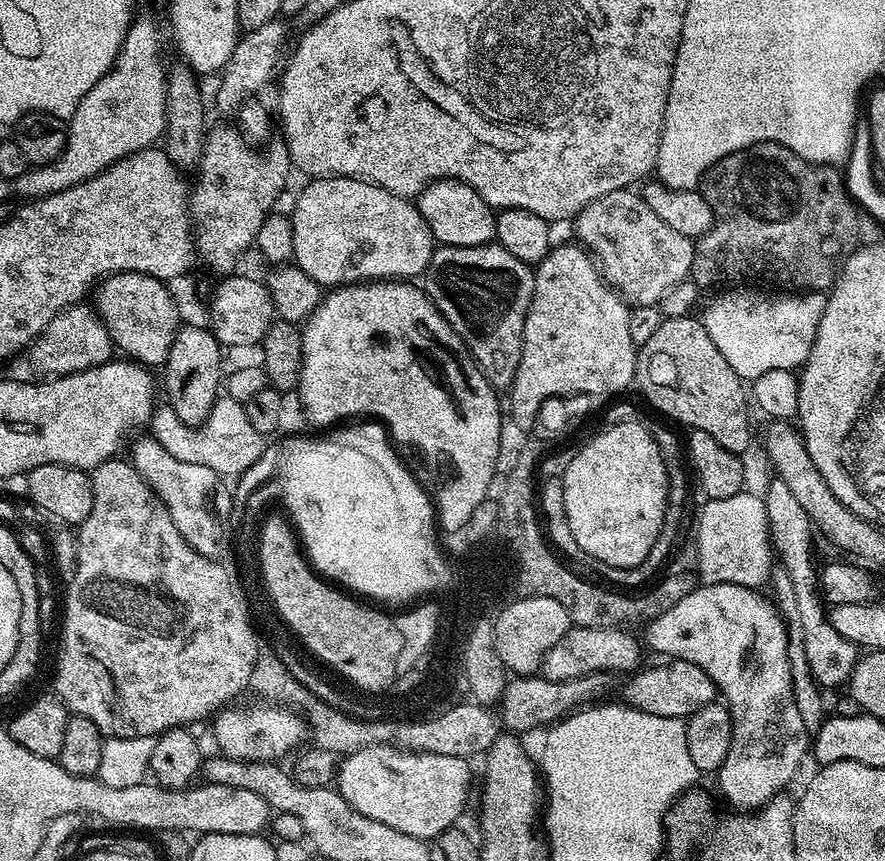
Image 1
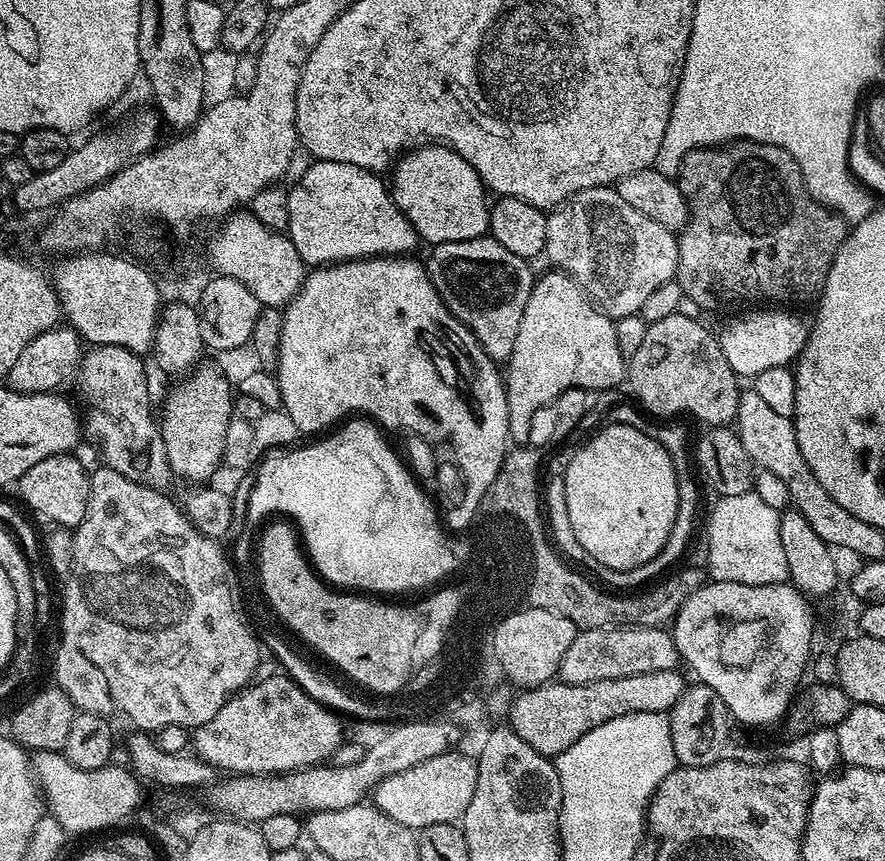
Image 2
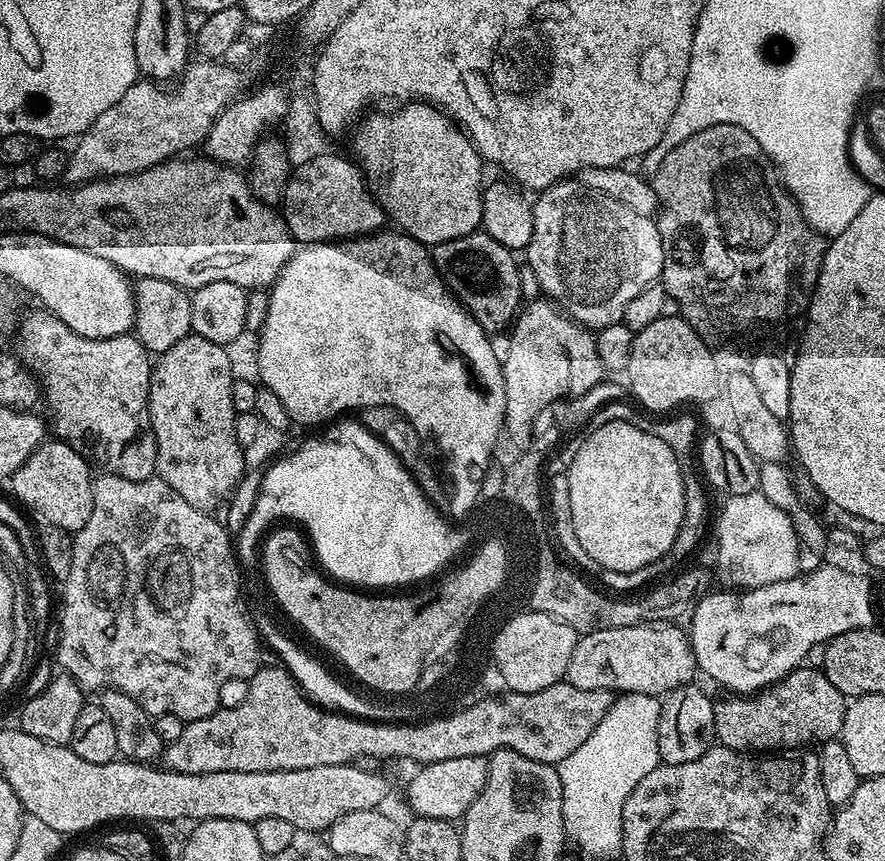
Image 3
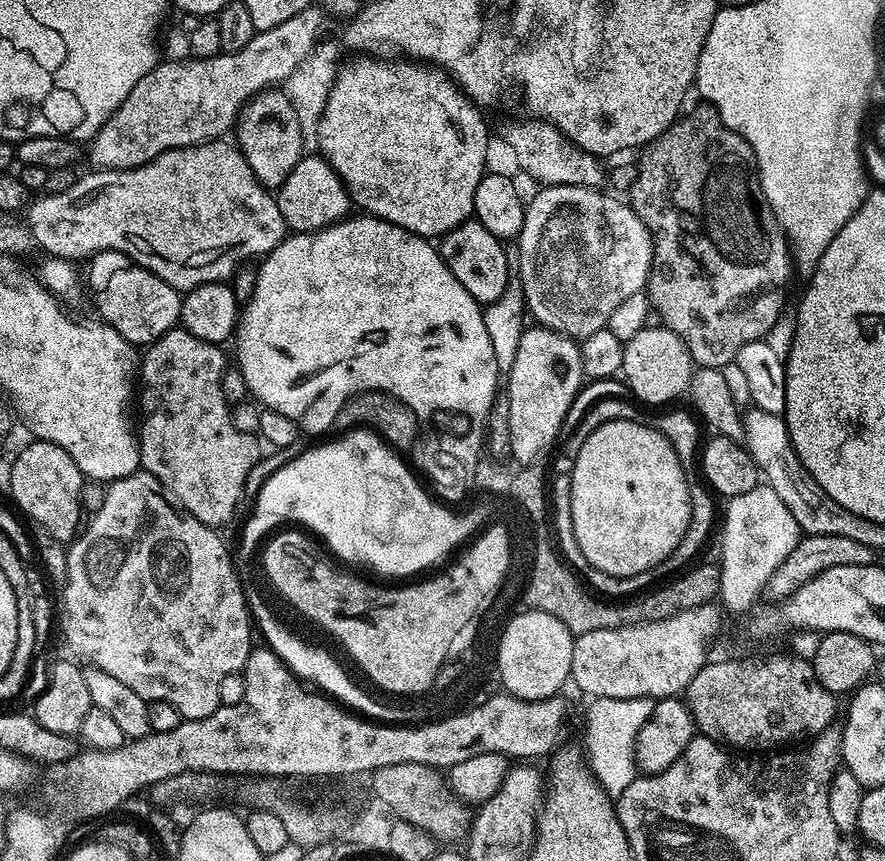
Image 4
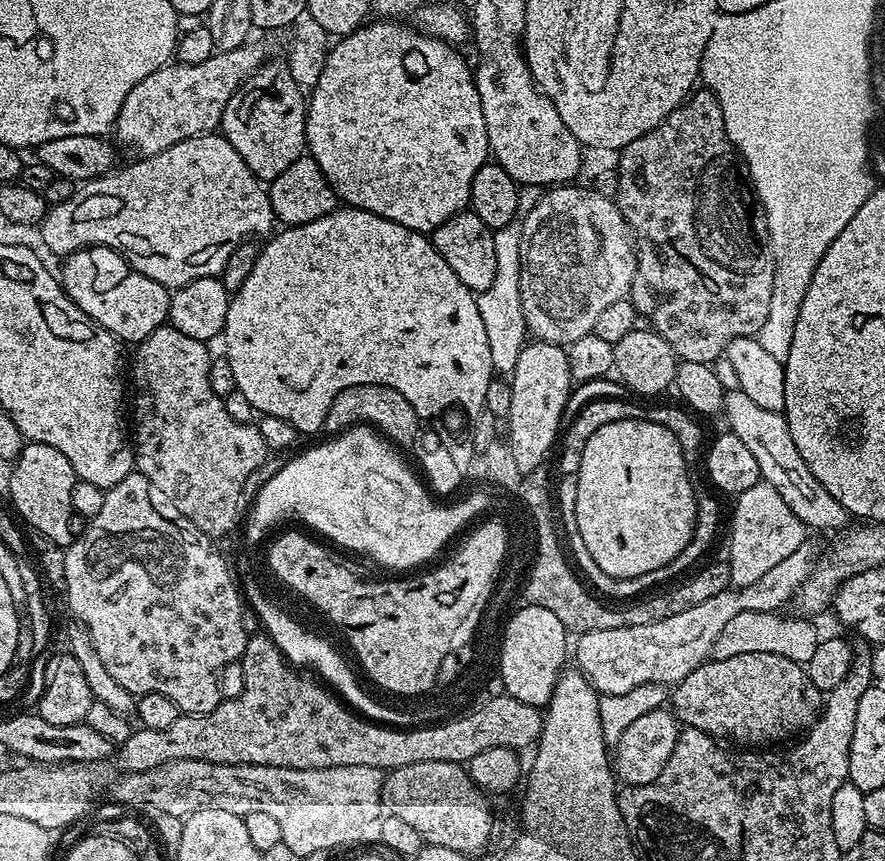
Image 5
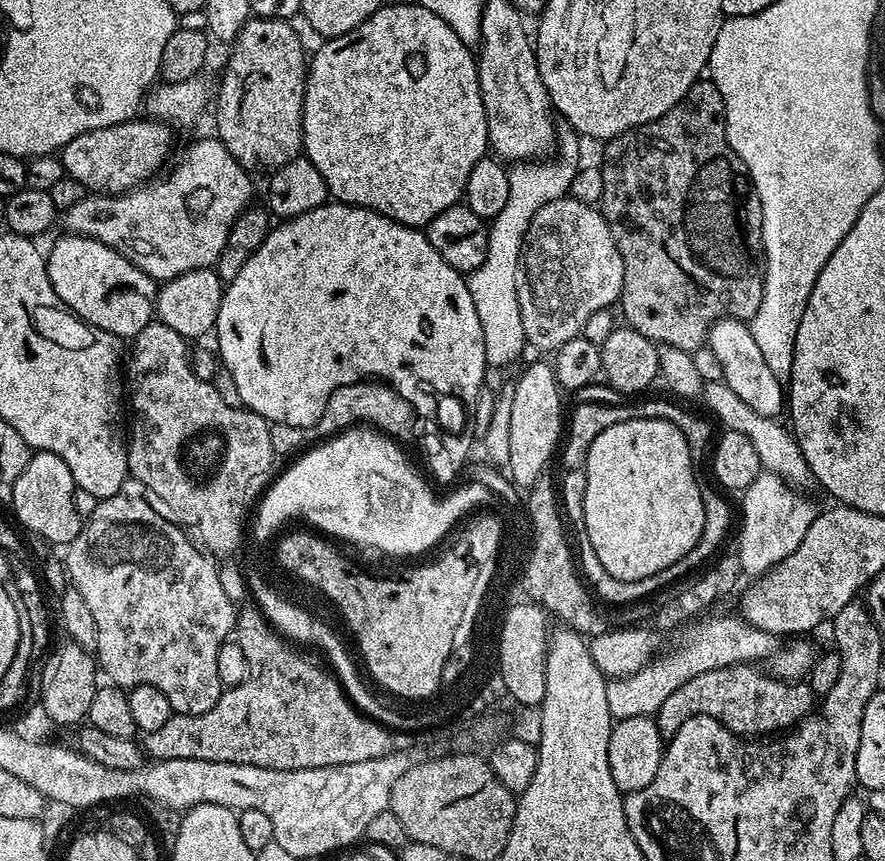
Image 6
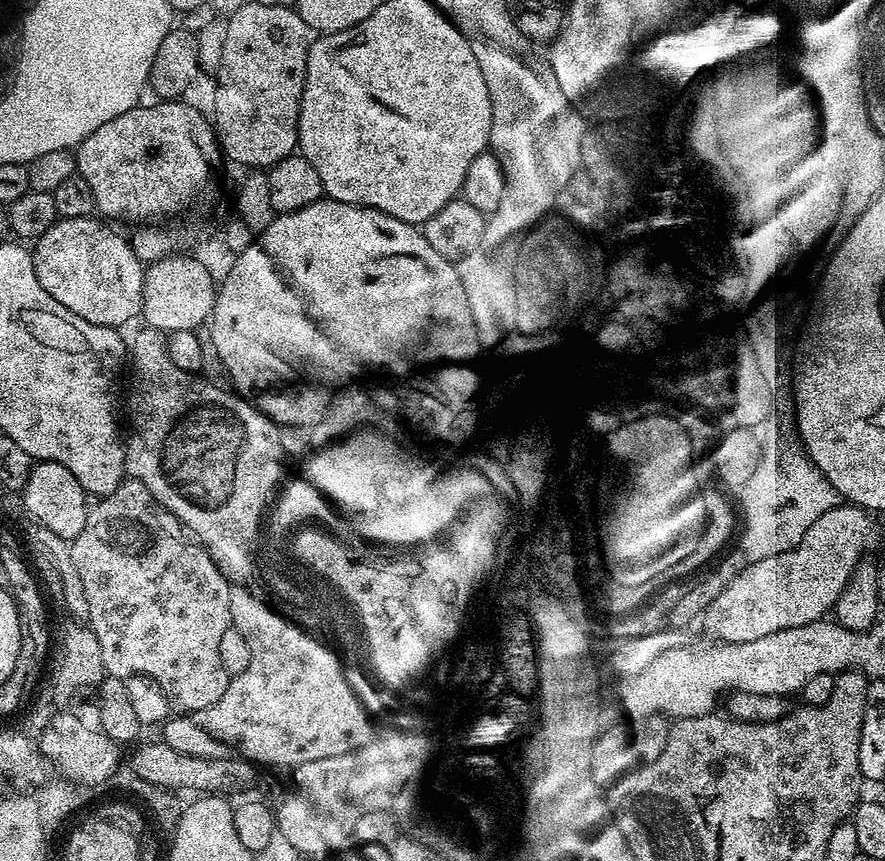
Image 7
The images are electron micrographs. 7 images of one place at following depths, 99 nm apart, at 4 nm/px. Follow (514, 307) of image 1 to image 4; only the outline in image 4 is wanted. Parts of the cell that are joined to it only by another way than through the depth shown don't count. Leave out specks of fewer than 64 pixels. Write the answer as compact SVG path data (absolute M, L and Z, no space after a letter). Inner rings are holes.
M470 219L466 223L458 225L450 230L439 241L440 256L450 266L450 274L466 286L466 290L481 306L495 303L502 298L508 286L510 273L508 273L508 252L505 245L486 226L482 226L477 220Z

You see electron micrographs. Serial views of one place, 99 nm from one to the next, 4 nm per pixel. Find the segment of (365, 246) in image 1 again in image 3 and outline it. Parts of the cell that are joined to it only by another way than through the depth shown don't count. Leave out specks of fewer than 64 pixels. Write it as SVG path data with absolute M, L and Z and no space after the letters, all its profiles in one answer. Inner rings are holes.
M328 150L323 156L297 167L288 180L282 215L284 225L297 245L343 242L349 238L370 236L385 227L382 206L373 198L359 164L347 155L335 156L332 152Z

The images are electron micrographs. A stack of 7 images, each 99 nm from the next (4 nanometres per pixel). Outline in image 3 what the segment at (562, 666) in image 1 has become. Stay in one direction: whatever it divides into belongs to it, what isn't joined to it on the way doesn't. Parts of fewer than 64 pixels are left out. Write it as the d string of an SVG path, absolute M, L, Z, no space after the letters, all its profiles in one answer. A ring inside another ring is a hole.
M676 622L663 624L635 624L634 626L618 626L614 630L598 630L583 633L577 639L574 650L570 654L567 683L580 690L606 689L613 694L644 693L647 696L664 696L683 684L693 683L697 675L696 656L692 653L692 642L687 631L680 629Z

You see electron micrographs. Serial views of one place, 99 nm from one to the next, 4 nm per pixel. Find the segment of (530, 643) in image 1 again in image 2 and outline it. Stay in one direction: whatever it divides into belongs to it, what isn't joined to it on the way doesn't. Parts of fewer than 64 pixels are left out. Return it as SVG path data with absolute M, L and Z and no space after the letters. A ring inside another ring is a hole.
M531 610L523 616L508 620L504 627L497 630L493 649L497 651L496 664L504 674L509 685L520 690L541 688L559 673L562 657L570 650L578 631L570 618L551 616L550 610Z

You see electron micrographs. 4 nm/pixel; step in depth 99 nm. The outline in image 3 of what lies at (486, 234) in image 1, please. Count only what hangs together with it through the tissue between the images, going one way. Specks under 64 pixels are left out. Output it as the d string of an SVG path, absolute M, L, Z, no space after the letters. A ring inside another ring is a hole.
M408 102L397 108L400 109L389 116L376 111L368 114L373 116L365 115L351 133L351 155L368 181L373 198L382 206L385 217L391 223L392 220L396 223L393 225L399 231L413 236L425 246L435 246L454 238L469 236L481 227L485 165L480 151L472 145L472 138L463 127L439 107L427 102Z

